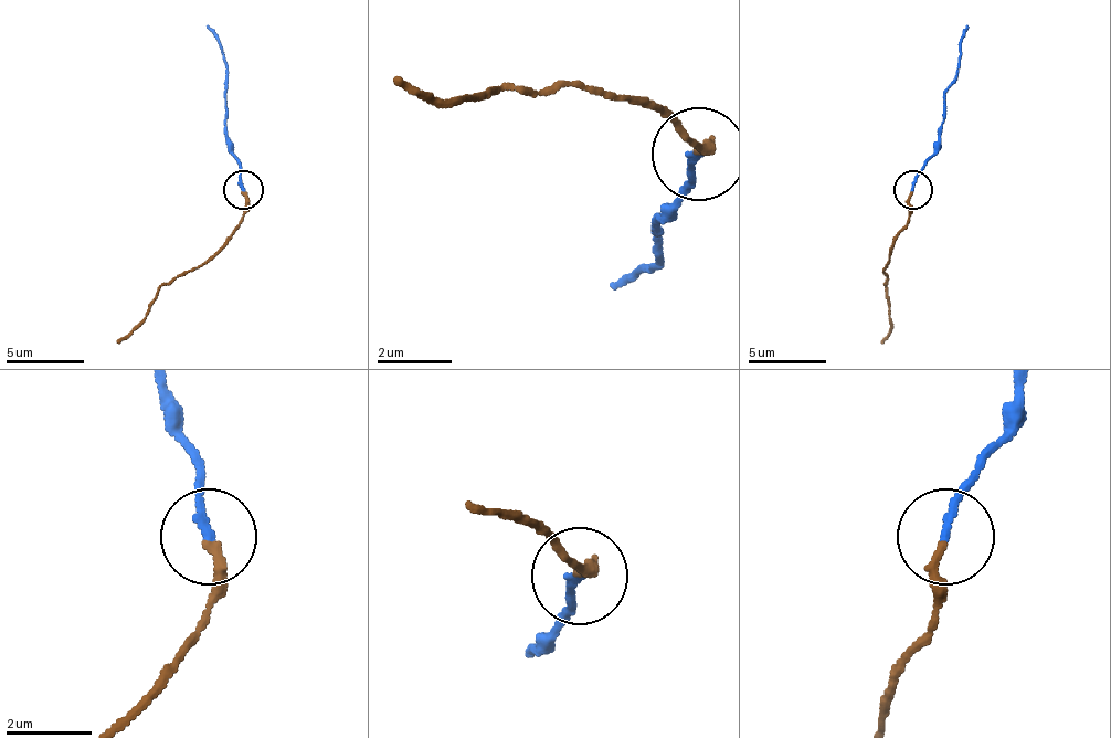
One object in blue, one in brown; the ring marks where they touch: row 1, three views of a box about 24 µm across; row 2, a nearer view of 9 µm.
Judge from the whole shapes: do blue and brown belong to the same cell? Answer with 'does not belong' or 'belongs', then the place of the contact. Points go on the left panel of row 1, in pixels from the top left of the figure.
belongs | (243, 190)

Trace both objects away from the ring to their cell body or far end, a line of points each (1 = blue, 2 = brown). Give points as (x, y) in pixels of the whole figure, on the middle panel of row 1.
1: (697, 156), (697, 175), (659, 212), (649, 269), (612, 287)
2: (697, 156), (697, 147), (631, 99), (575, 81), (538, 91), (416, 99), (398, 81)

